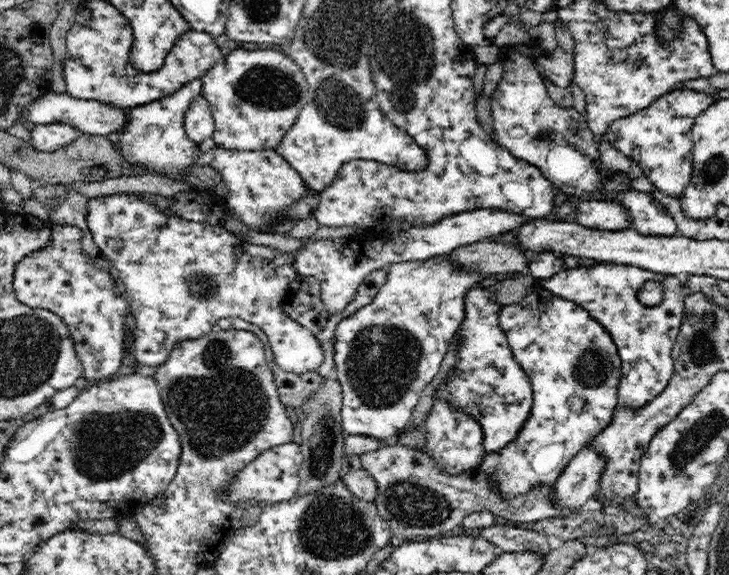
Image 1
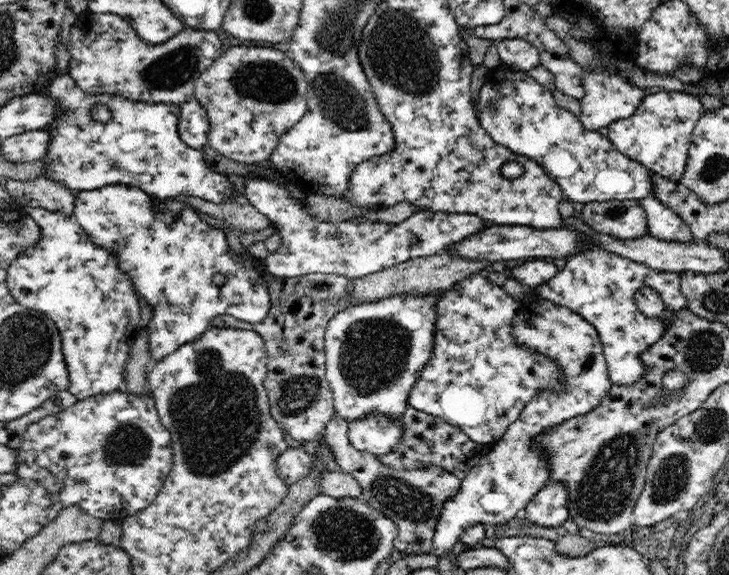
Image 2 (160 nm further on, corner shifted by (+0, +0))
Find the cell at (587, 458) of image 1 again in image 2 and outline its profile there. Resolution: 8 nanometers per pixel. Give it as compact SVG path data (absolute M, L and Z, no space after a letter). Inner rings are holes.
M550 482L523 508L527 520L536 526L552 528L569 520L564 483Z

